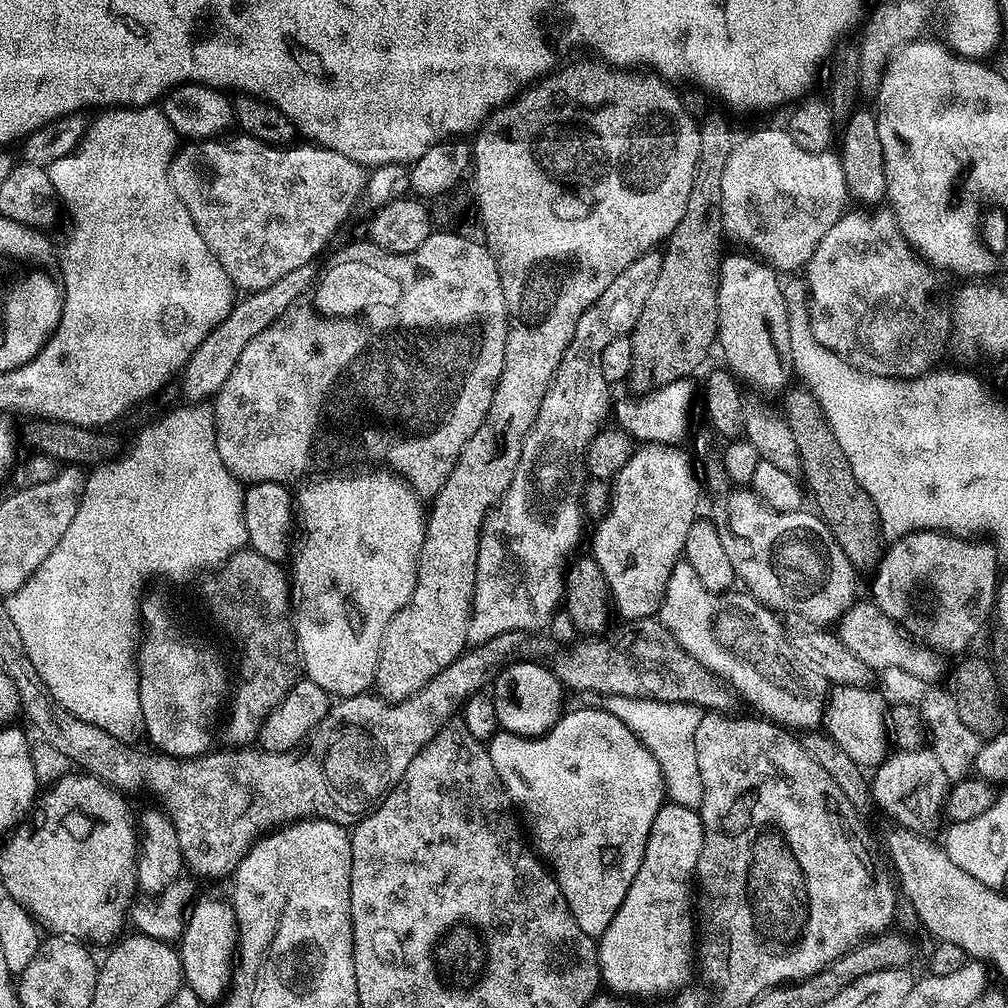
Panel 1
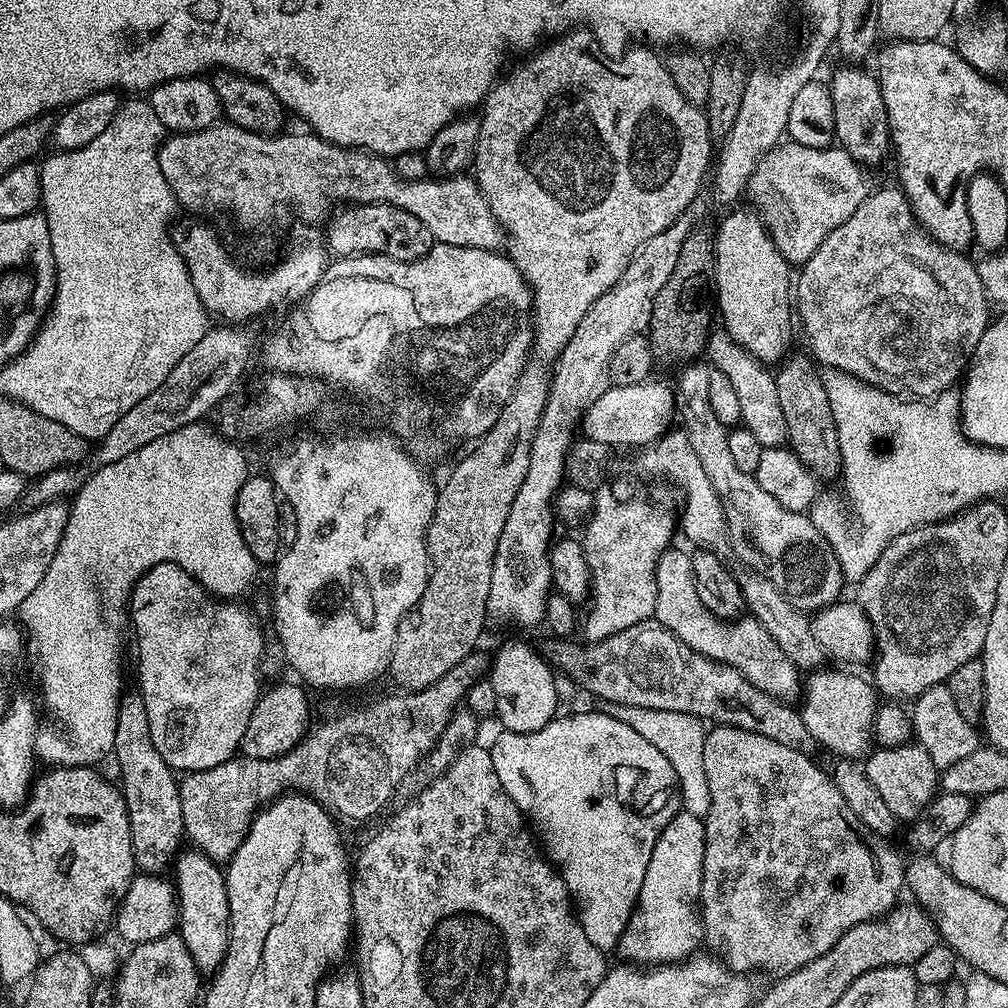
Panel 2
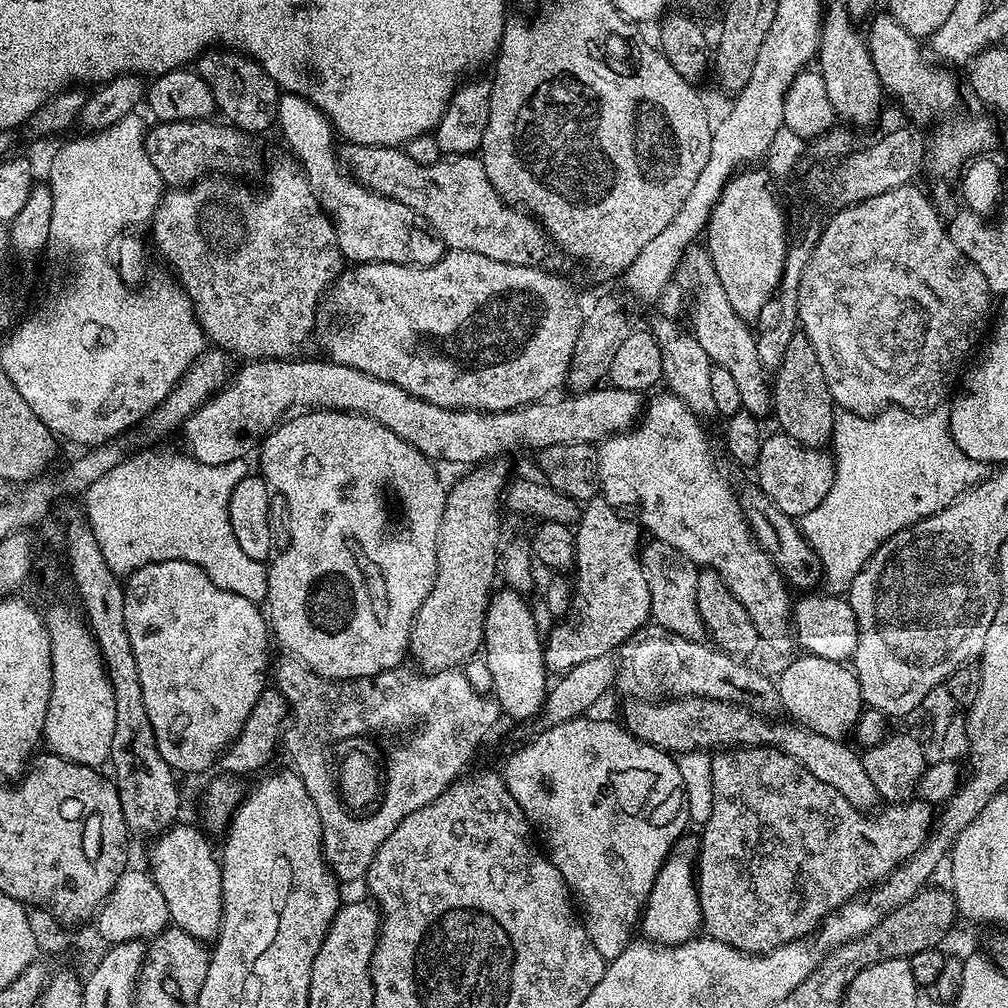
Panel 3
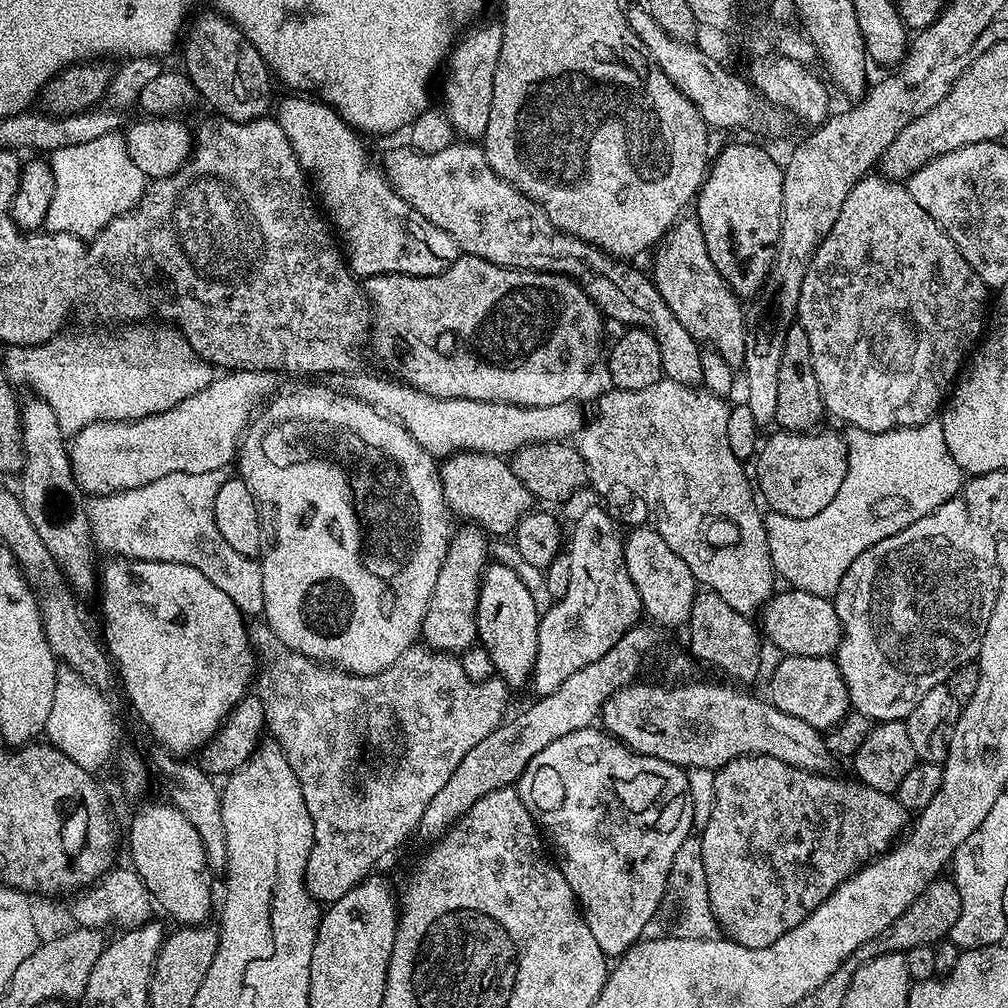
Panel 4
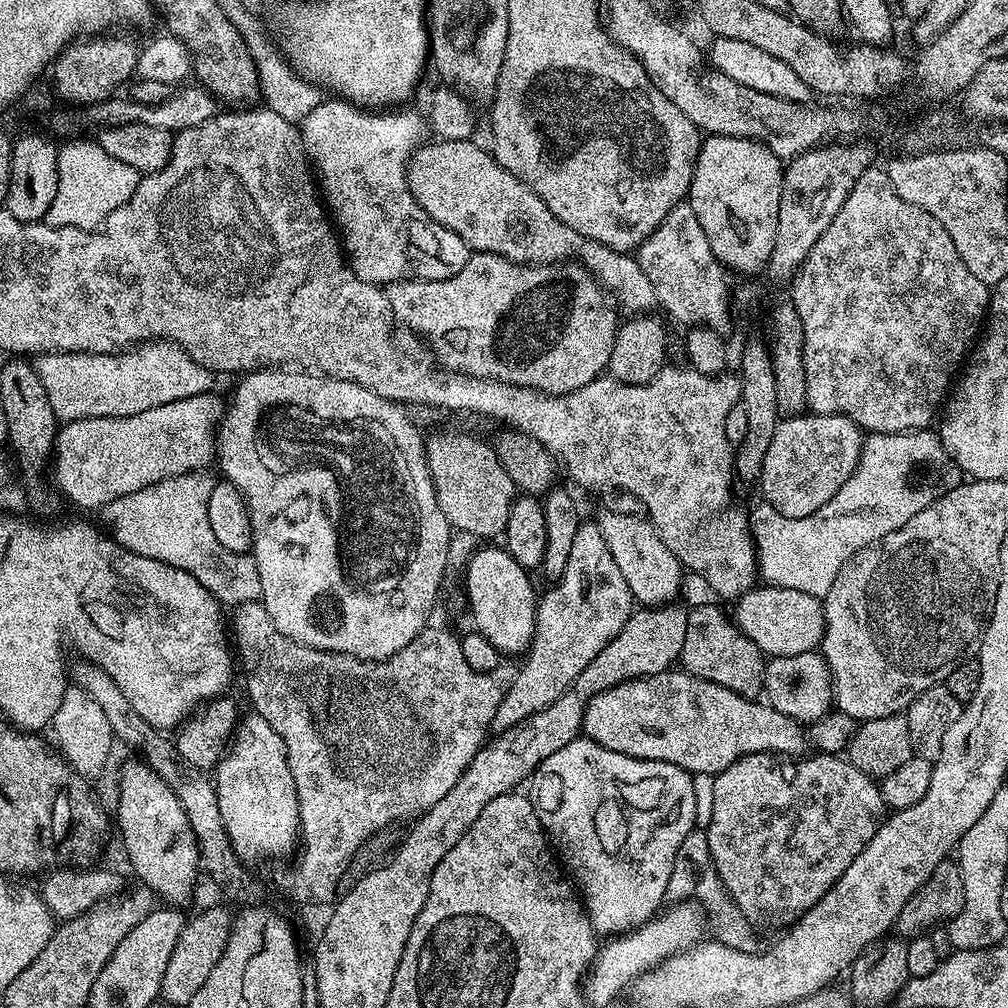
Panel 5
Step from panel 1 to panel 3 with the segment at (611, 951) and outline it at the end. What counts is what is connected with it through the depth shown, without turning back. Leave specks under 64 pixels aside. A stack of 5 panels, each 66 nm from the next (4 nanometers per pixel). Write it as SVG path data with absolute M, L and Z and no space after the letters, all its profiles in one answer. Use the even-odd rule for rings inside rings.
M685 834L676 841L671 854L664 860L660 868L660 873L656 875L654 886L650 890L648 900L644 904L642 913L642 932L649 941L657 944L684 944L687 940L695 940L701 935L702 921L700 919L700 895L696 889L696 874L698 871L698 844L695 839L691 840L691 835Z

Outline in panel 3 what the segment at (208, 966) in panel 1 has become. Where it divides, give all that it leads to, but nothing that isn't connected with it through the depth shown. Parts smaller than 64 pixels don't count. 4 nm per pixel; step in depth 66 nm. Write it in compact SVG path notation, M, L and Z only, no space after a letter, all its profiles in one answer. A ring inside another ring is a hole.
M180 822L155 837L146 868L158 890L162 890L162 898L166 898L169 921L196 940L212 942L222 922L222 874L217 853L212 853L208 845L209 837L196 828Z

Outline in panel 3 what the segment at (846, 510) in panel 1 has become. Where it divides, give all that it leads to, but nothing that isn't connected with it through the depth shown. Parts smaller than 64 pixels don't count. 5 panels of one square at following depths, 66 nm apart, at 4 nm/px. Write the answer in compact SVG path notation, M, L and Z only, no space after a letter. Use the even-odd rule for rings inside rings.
M797 334L790 338L786 354L782 354L780 367L775 369L770 384L772 393L772 412L780 423L779 431L805 448L829 447L832 438L832 418L834 405L826 378L822 374L822 362L814 354L814 346L807 336Z

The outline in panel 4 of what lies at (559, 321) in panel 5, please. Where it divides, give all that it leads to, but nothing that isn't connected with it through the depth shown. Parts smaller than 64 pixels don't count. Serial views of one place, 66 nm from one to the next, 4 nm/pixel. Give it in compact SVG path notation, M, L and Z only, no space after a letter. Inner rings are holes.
M462 254L450 267L442 274L437 276L399 276L398 274L390 274L389 276L369 276L363 281L362 287L366 293L367 299L370 301L370 308L376 311L376 317L370 320L370 344L372 340L372 352L380 360L385 360L394 371L397 372L399 379L405 384L412 385L420 392L425 392L431 396L438 398L466 398L467 400L495 400L498 404L519 404L526 408L541 408L542 406L558 406L567 400L575 401L576 395L583 390L588 384L588 371L592 368L592 359L600 352L600 335L603 334L604 328L600 325L602 321L602 313L596 307L596 303L584 293L584 287L577 284L570 276L560 276L557 272L530 272L523 268L503 268L494 262L486 262L477 256Z

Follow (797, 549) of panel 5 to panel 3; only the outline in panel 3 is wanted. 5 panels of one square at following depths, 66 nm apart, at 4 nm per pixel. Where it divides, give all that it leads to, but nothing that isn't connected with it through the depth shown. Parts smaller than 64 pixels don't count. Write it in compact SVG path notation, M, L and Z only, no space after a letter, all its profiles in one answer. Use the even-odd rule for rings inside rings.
M889 406L875 416L837 411L832 418L830 452L836 461L834 486L830 486L830 494L799 521L799 526L820 560L823 587L828 587L825 589L832 594L847 593L858 570L862 570L882 542L950 506L965 490L979 484L986 472L985 465L966 458L966 454L958 450L950 434L948 408L944 406L921 413Z

